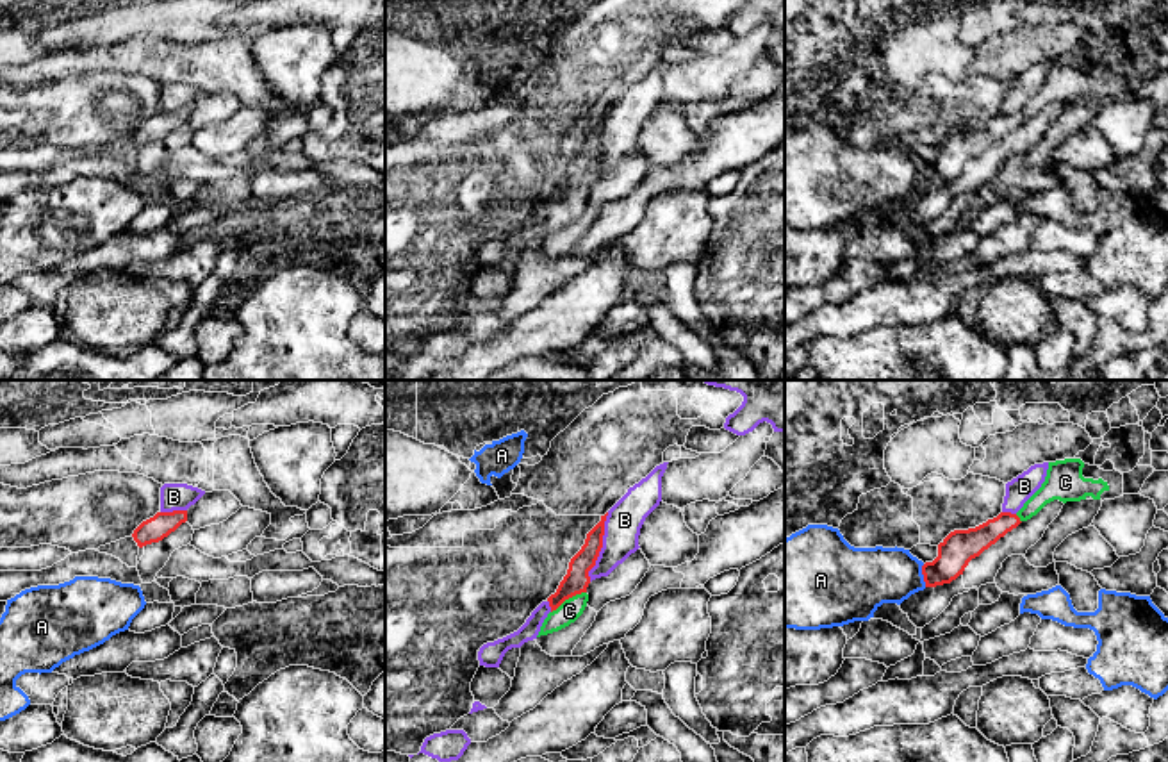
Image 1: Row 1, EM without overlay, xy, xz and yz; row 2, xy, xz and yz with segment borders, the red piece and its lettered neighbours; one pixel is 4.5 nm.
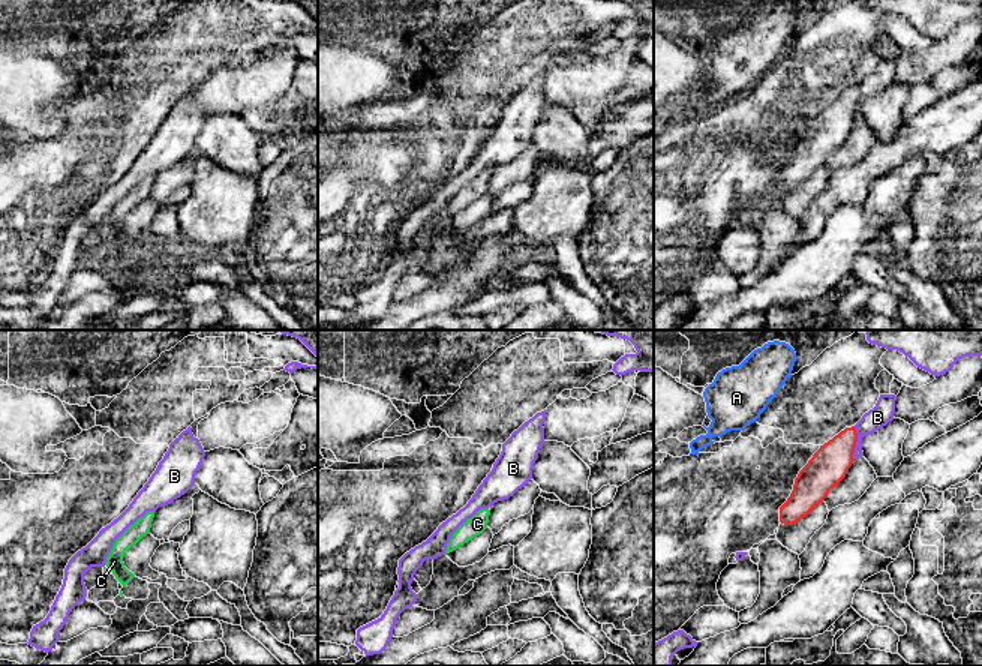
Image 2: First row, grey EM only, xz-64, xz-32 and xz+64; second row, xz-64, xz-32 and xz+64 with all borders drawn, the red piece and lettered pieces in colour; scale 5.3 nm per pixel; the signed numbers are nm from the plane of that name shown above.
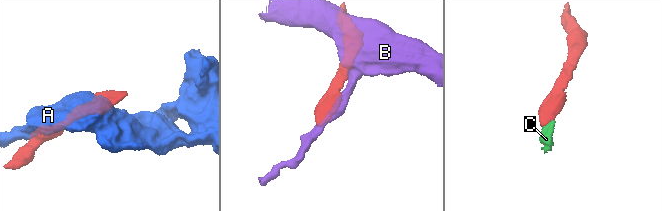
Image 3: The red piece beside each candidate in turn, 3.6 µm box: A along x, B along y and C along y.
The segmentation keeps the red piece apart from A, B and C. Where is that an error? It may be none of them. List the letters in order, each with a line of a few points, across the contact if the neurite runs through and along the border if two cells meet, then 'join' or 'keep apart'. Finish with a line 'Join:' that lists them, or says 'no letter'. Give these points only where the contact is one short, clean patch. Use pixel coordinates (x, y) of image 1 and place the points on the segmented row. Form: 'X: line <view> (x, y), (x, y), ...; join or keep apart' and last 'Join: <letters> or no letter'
A: keep apart
B: keep apart
C: line xz (576, 580), (567, 598), (569, 611); join
Join: C

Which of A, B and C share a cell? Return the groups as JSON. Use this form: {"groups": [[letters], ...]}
{"groups": [["A"], ["B"], ["C"]]}

